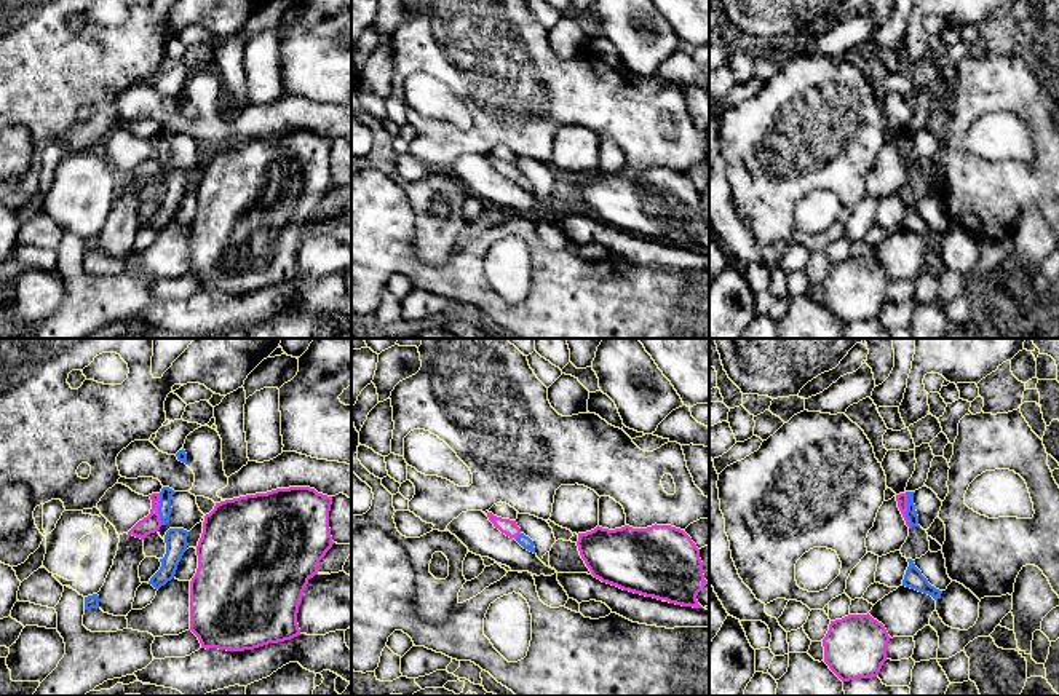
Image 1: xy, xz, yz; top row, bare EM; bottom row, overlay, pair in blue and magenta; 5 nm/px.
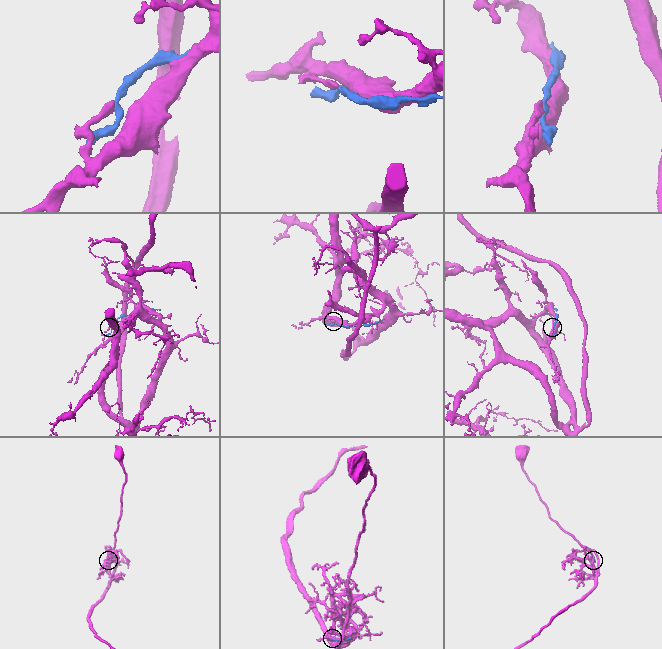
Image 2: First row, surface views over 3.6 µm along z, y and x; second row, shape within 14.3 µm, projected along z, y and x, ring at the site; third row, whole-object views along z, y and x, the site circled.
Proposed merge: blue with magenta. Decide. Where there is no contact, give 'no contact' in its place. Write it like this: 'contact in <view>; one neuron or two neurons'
contact in yz; two neurons

